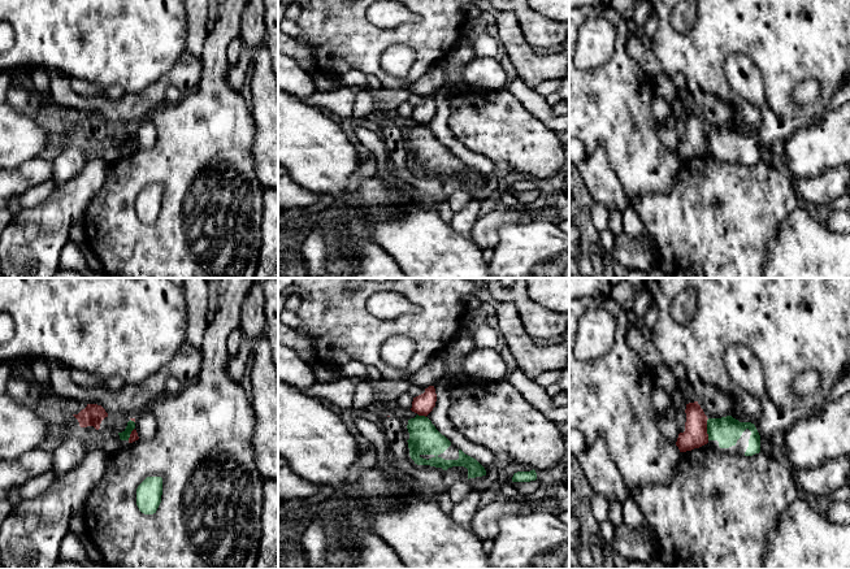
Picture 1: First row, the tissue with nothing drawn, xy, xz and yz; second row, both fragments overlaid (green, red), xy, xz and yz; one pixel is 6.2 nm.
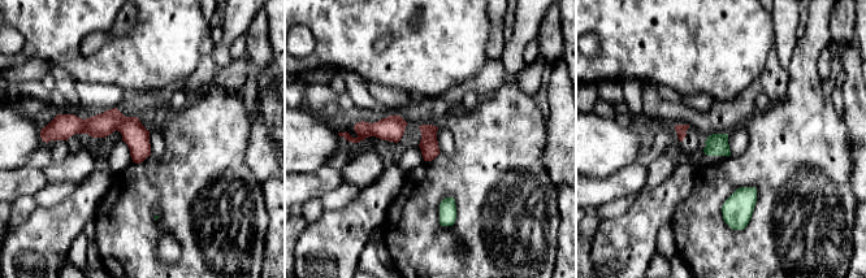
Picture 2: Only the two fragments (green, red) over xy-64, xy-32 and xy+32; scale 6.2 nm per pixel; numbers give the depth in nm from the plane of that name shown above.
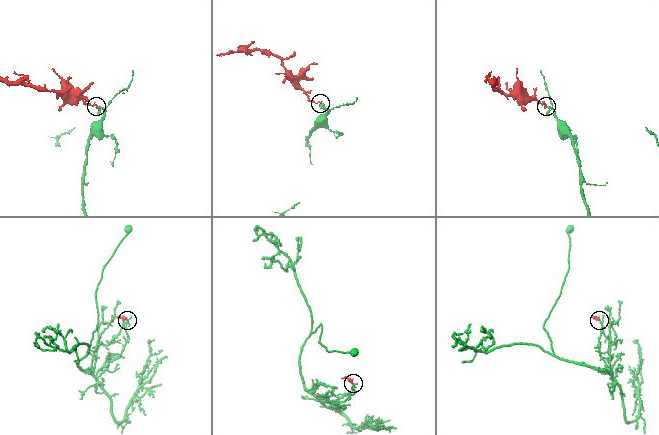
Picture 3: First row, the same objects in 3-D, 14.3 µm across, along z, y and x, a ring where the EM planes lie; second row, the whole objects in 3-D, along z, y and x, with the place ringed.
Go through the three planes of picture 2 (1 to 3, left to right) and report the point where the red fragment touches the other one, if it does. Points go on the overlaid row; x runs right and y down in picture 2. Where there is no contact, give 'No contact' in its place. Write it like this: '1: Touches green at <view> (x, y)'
1: No contact
2: No contact
3: No contact

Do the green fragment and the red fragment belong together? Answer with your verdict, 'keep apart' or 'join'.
keep apart

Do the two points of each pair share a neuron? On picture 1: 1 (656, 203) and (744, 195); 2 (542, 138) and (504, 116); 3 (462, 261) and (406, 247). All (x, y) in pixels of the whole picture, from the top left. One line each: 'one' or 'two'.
1: one
2: one
3: one

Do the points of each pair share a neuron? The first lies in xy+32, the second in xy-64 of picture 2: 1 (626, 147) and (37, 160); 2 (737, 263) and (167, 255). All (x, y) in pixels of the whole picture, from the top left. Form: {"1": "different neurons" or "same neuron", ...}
{"1": "different neurons", "2": "different neurons"}

